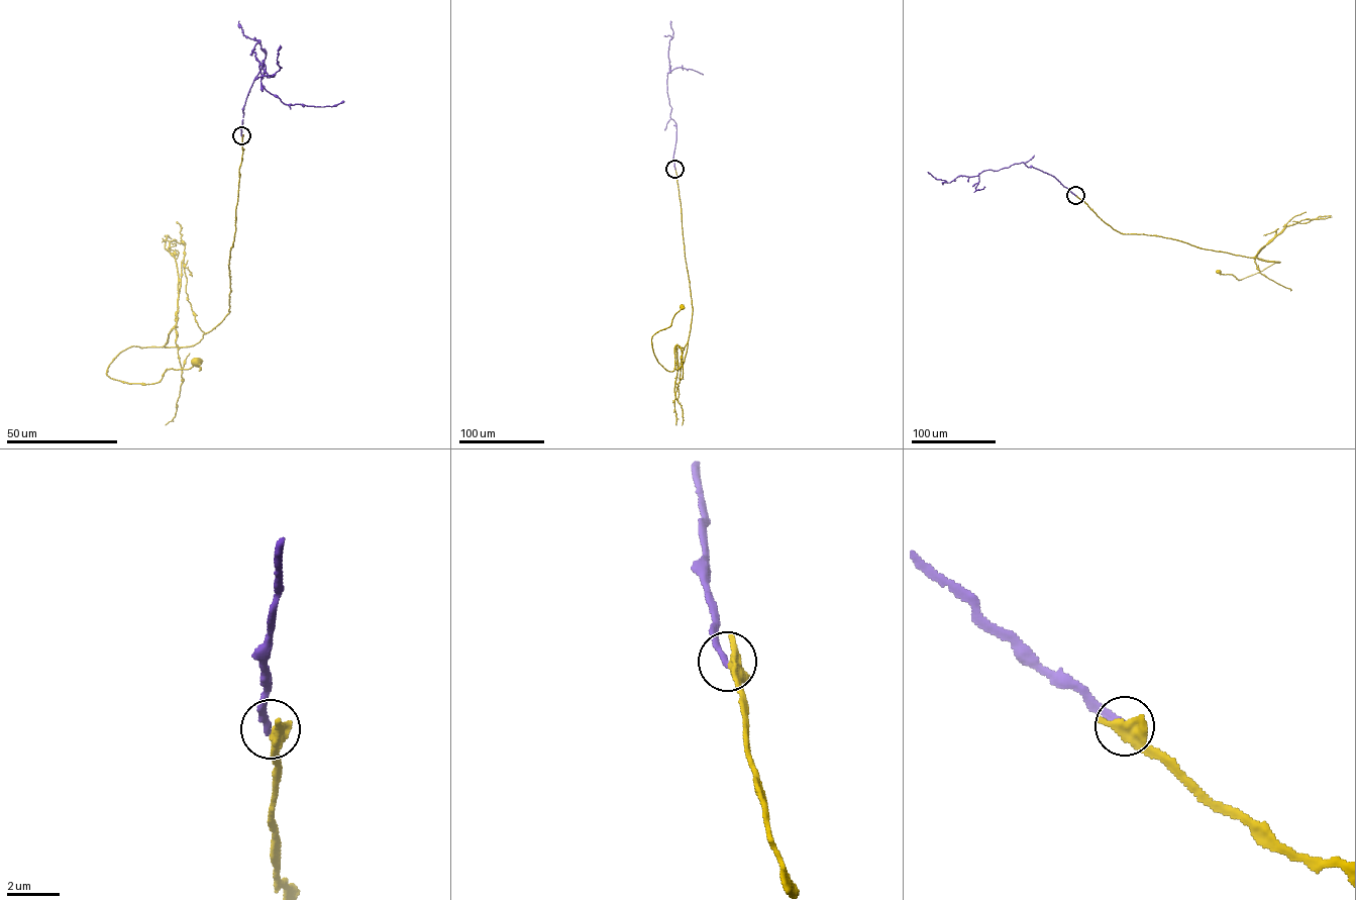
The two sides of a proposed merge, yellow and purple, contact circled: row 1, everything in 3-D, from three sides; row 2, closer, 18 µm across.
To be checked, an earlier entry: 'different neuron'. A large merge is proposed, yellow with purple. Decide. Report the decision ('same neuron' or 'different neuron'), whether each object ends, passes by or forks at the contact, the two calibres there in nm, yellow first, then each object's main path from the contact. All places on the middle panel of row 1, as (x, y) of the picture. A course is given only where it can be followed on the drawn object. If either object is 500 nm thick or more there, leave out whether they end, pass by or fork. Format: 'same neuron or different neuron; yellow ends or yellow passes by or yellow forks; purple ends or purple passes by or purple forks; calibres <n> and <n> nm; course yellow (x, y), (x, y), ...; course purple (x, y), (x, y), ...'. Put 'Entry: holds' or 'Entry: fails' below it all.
different neuron; calibres 600 and 260 nm; course yellow (675, 169), (693, 309), (684, 362), (679, 369), (668, 371), (654, 355), (651, 338), (671, 325), (682, 306); course purple (675, 169), (676, 126), (670, 117), (671, 108), (666, 92), (668, 46), (673, 33), (670, 20)
Entry: holds

